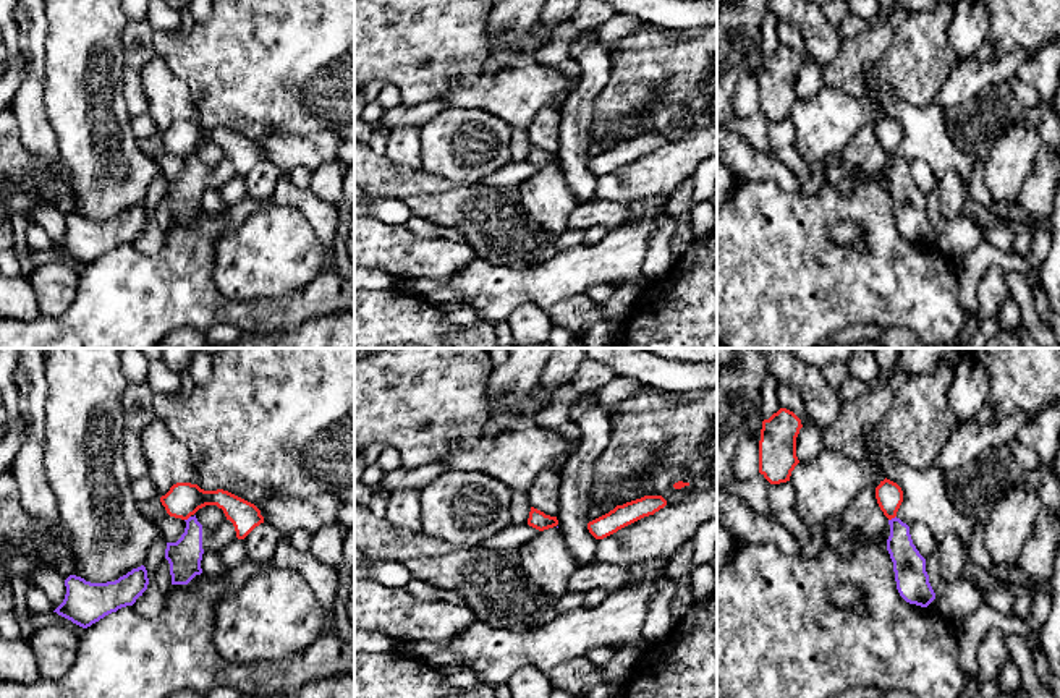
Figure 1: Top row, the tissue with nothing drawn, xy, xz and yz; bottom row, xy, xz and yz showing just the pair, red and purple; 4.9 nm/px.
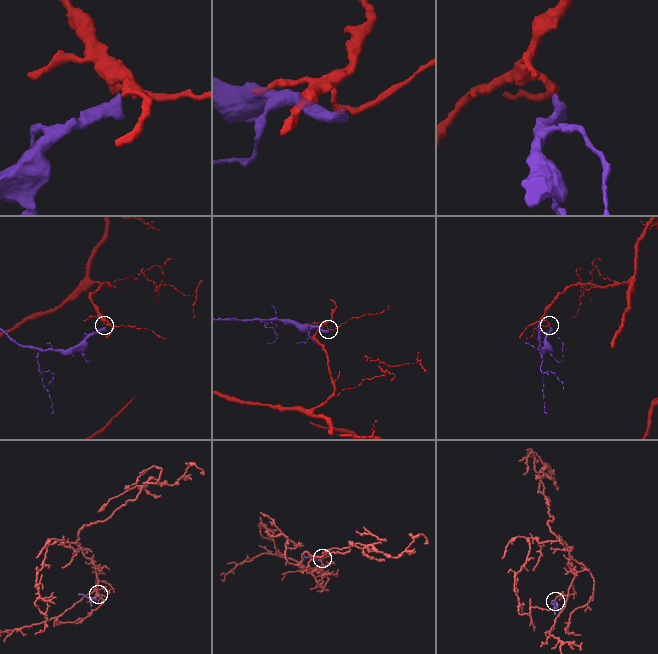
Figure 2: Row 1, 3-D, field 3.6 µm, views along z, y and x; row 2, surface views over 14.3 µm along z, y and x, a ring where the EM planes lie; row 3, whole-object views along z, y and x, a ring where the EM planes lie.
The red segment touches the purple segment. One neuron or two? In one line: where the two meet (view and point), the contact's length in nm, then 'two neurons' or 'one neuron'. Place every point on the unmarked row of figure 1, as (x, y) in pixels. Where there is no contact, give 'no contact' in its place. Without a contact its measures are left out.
meets red in yz at (892, 154); contact 50 nm long; two neurons

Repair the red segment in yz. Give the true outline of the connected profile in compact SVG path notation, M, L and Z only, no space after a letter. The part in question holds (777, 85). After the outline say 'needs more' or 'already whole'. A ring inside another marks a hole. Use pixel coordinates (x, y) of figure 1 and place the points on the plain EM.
M780 45L769 57L762 58L759 110L770 121L790 118L791 109L799 100L796 94L796 74L801 65L801 57L787 45Z; already whole

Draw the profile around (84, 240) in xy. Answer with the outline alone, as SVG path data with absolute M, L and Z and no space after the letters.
M144 202L107 220L91 220L81 214L70 212L65 217L65 236L53 249L87 266L105 253L133 243L147 227L147 222L149 215Z

